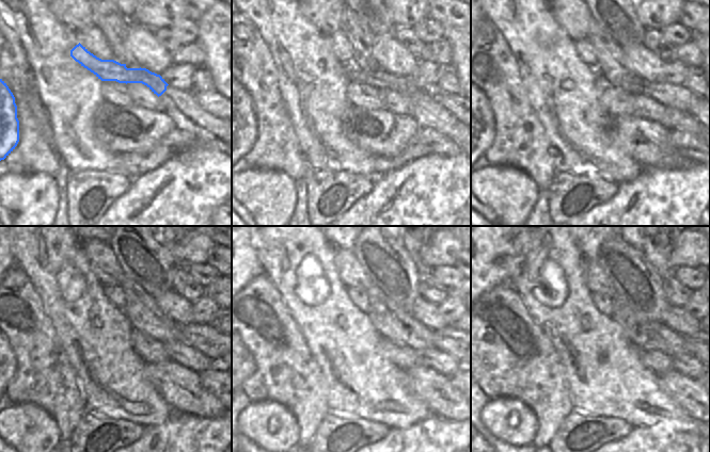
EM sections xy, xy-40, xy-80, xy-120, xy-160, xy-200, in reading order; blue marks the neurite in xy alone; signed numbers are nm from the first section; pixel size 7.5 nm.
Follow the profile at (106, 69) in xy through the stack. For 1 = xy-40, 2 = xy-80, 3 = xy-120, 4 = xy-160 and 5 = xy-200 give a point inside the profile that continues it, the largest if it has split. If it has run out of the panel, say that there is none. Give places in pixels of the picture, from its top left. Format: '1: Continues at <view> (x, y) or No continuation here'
1: Continues at xy-40 (379, 78)
2: Continues at xy-80 (678, 97)
3: Continues at xy-120 (202, 337)
4: Continues at xy-160 (448, 339)
5: Continues at xy-200 (688, 339)

